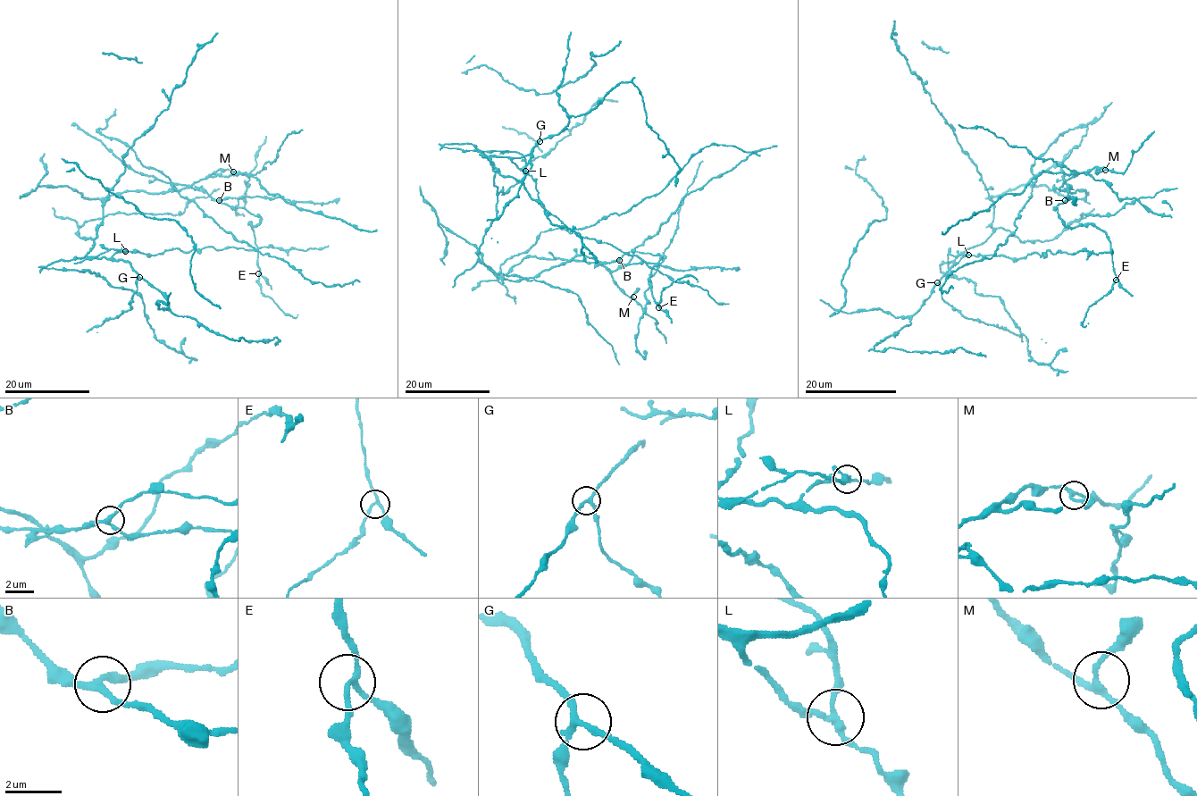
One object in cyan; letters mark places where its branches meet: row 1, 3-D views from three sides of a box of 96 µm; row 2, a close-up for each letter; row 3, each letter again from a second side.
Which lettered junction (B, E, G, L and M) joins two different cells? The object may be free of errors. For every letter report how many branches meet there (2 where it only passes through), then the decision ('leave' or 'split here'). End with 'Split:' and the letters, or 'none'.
B: 3 branches meet; leave
E: 3 branches meet; leave
G: 3 branches meet; leave
L: 3 branches meet; split here
M: 3 branches meet; leave
Split: L

